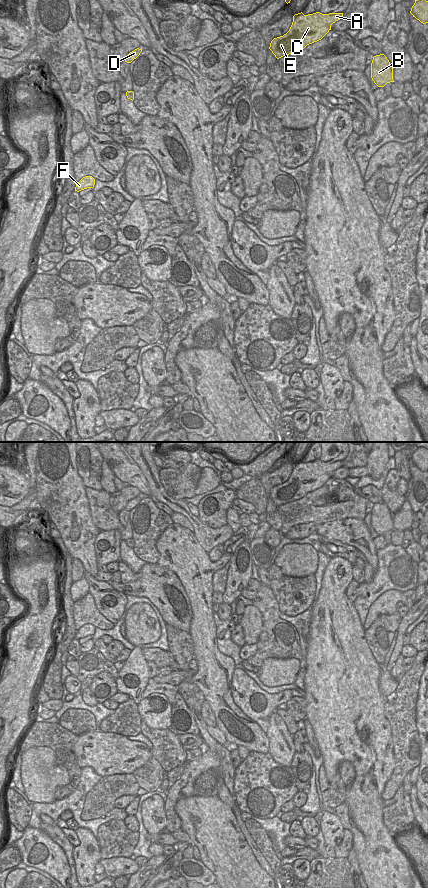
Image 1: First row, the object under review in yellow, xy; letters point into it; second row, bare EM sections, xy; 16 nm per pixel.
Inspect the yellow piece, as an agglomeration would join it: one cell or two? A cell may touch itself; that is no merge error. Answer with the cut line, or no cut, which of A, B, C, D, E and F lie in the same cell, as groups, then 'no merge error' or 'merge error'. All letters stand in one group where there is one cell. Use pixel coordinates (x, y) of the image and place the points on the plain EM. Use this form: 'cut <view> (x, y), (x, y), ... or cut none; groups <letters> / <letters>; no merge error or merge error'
cut none; groups A B C D E F; no merge error

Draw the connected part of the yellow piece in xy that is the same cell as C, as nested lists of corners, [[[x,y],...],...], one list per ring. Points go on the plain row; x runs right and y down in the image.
[[[343,461],[295,462],[289,479],[274,486],[269,497],[277,507],[299,500],[307,493],[321,488],[331,478],[331,473],[342,466]]]

